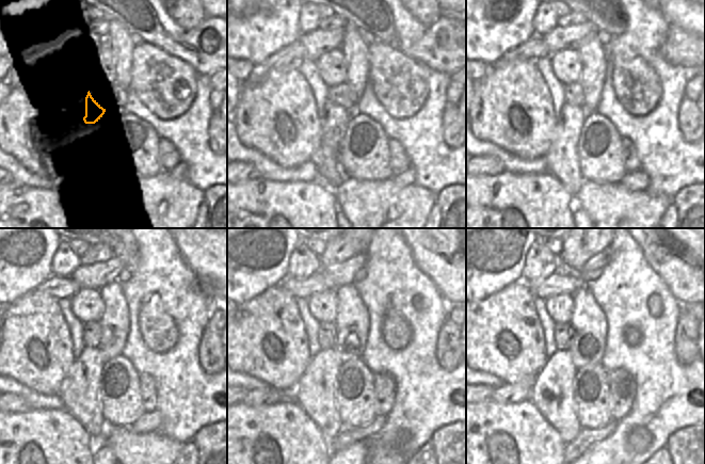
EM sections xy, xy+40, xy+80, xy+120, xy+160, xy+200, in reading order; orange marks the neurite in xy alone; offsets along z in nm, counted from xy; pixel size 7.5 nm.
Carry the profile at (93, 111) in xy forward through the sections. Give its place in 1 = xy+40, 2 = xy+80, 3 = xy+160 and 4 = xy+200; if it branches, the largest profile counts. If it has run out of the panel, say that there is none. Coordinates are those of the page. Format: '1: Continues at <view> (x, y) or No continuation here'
1: Continues at xy+40 (334, 123)
2: Continues at xy+80 (561, 158)
3: Continues at xy+160 (315, 392)
4: Continues at xy+200 (553, 393)

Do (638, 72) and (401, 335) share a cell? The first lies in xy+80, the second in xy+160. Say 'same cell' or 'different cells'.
same cell

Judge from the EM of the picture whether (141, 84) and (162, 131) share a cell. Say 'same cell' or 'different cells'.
different cells

